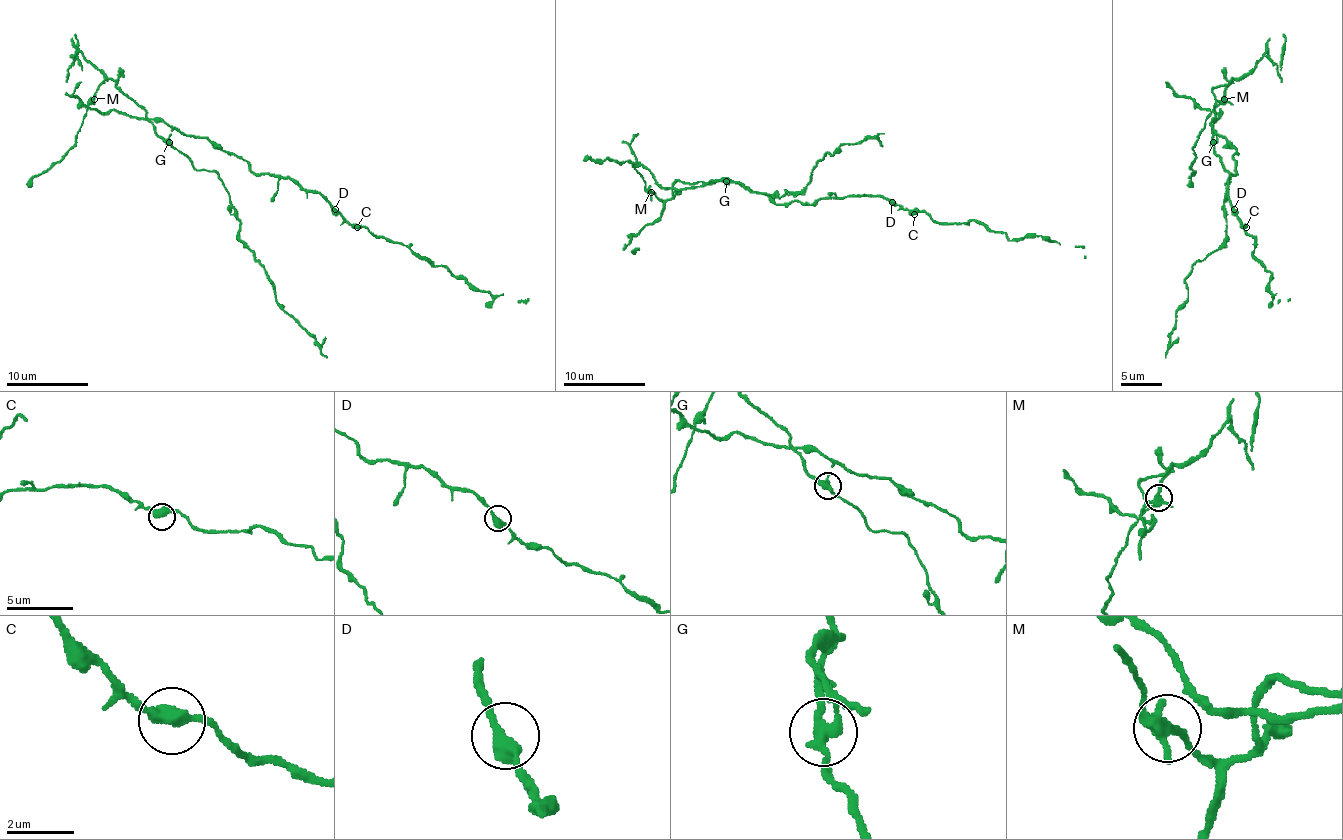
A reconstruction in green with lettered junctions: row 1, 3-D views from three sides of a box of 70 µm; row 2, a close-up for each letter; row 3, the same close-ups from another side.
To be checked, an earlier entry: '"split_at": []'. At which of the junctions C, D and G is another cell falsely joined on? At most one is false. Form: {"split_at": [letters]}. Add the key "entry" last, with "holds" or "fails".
{"split_at": ["G"], "entry": "fails"}

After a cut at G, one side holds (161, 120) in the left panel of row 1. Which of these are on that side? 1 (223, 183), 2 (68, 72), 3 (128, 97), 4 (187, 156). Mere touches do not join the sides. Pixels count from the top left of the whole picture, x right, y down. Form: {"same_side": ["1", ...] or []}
{"same_side": []}

